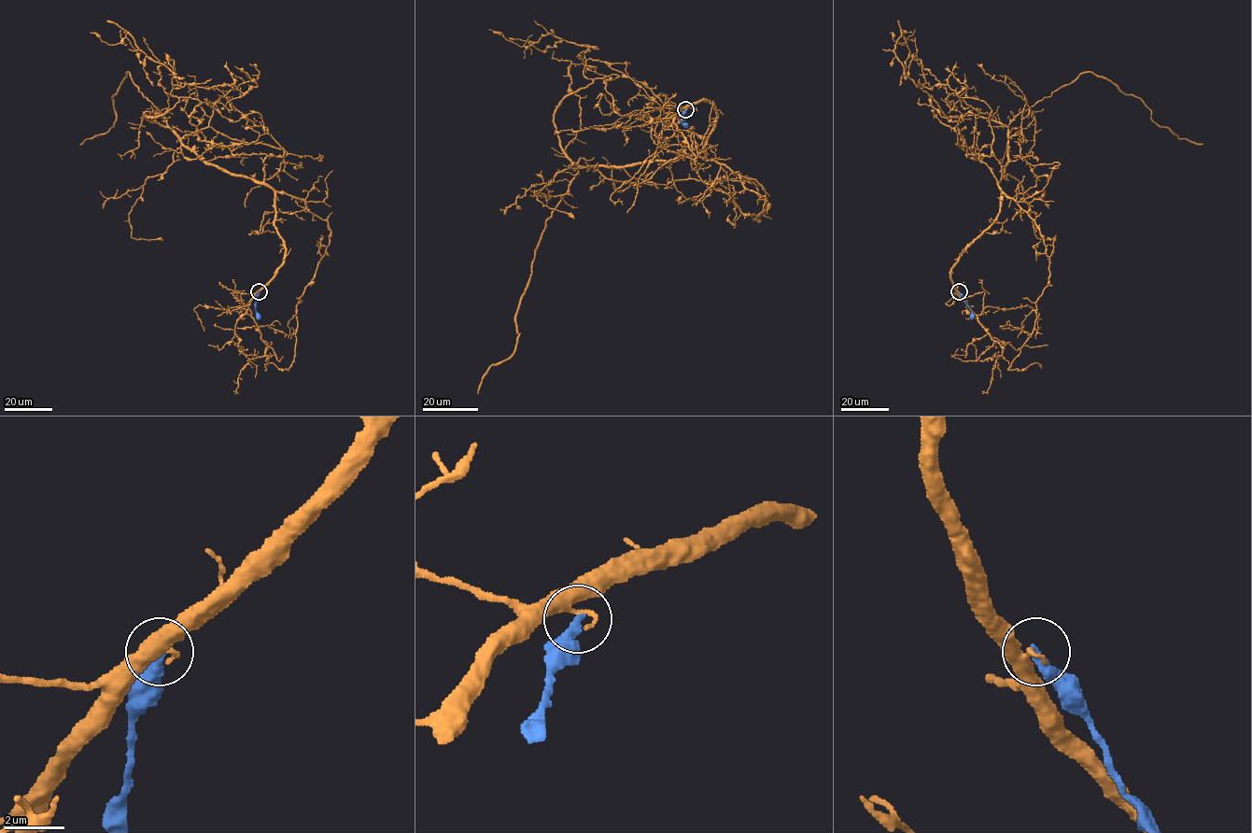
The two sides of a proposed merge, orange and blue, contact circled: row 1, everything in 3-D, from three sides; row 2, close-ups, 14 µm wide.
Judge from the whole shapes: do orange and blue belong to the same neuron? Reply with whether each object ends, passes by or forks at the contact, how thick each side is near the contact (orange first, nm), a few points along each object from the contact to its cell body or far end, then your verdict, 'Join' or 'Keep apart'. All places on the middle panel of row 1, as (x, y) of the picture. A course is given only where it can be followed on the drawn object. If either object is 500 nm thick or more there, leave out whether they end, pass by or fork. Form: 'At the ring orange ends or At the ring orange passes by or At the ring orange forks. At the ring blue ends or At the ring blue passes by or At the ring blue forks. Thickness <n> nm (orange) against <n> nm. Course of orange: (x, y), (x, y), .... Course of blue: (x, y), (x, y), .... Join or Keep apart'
At the ring orange forks. At the ring blue ends. Thickness 260 nm (orange) against 360 nm. Course of orange: (685, 109), (701, 100), (715, 109), (704, 158), (579, 169), (536, 250), (515, 351), (490, 367), (477, 394). Course of blue: (685, 109), (682, 122), (686, 123). Keep apart

